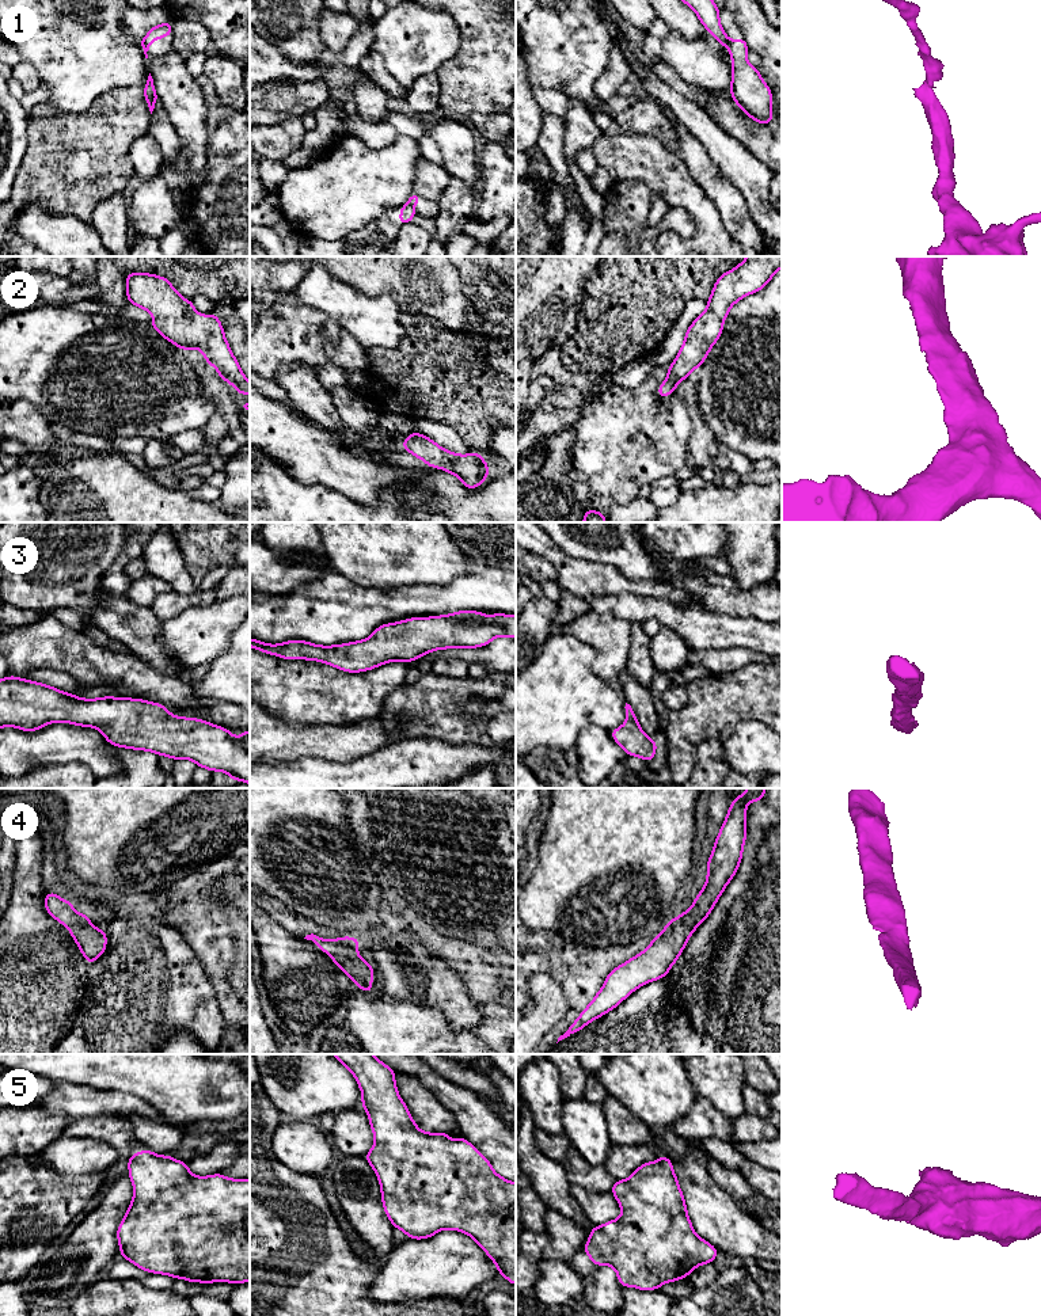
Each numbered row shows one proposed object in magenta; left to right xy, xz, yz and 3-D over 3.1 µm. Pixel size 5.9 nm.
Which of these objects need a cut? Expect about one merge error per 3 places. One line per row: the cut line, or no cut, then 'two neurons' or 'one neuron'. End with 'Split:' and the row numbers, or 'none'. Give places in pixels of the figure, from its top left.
1: cut in yz along (728, 41), (729, 48); two neurons
2: no cut; one neuron
3: no cut; one neuron
4: no cut; one neuron
5: no cut; one neuron
Split: 1

